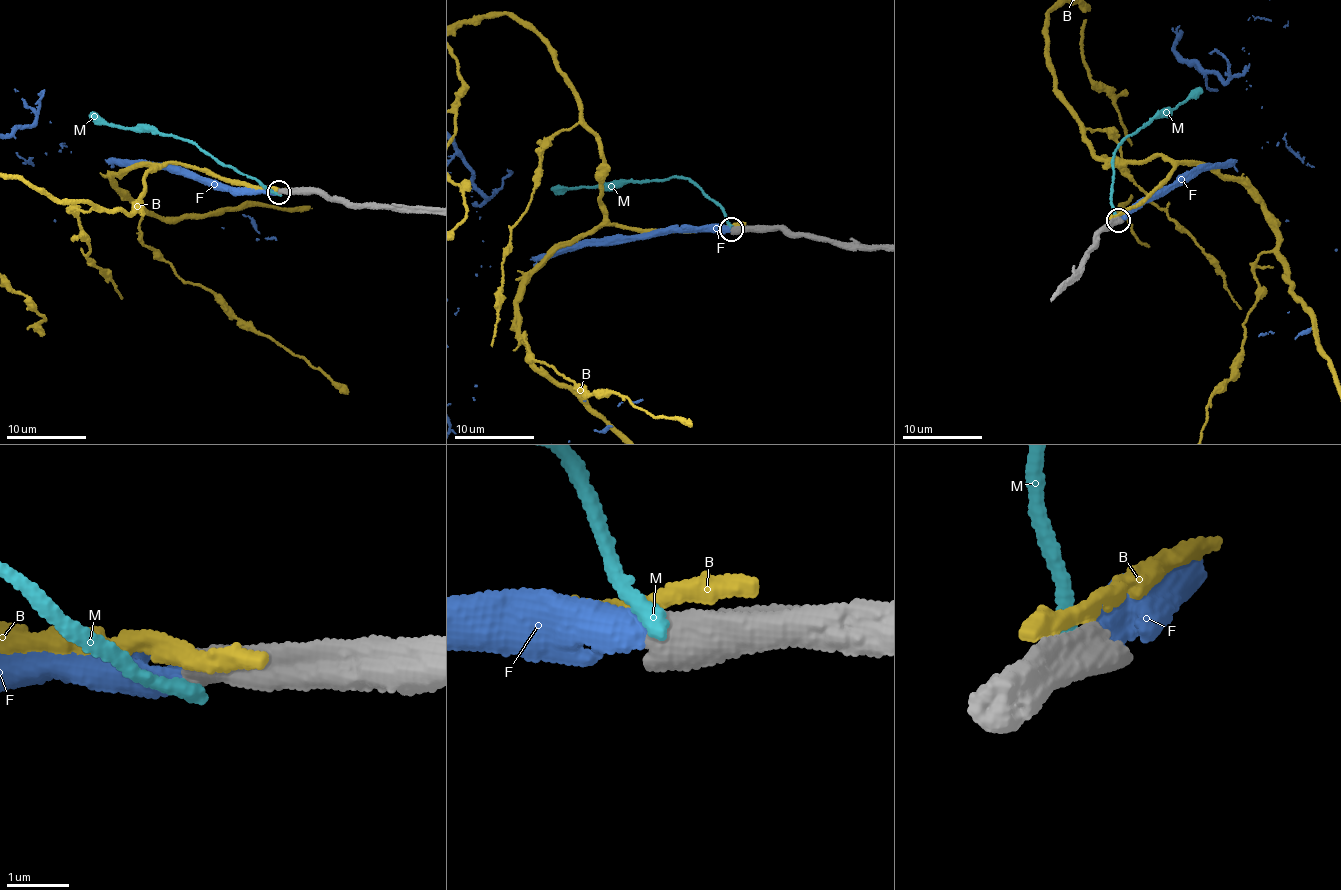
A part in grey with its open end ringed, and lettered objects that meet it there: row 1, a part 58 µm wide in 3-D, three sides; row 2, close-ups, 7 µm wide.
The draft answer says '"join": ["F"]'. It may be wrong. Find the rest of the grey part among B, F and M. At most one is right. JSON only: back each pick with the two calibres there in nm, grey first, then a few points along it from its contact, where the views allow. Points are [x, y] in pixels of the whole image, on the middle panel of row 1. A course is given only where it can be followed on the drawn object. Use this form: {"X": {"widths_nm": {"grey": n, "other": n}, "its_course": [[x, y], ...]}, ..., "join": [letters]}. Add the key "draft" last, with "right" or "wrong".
{"F": {"widths_nm": {"grey": 600, "other": 440}}, "join": ["F"], "draft": "right"}

